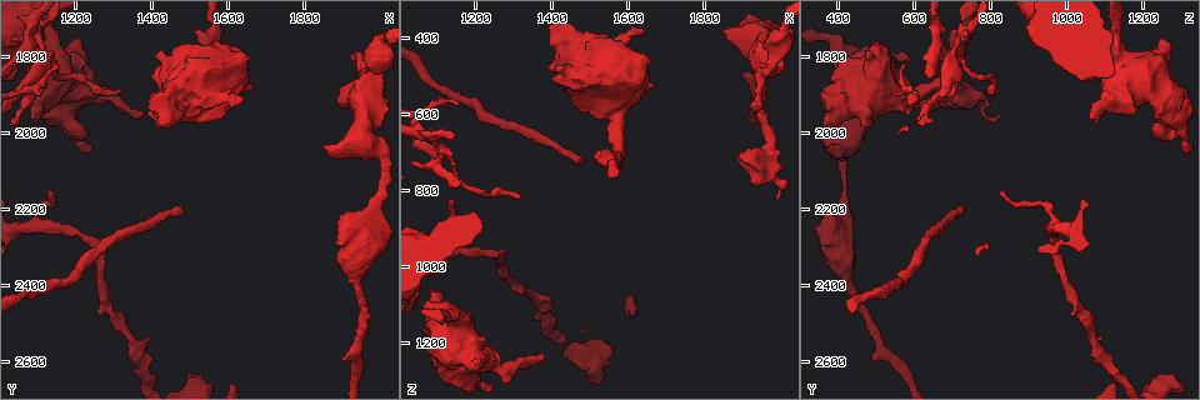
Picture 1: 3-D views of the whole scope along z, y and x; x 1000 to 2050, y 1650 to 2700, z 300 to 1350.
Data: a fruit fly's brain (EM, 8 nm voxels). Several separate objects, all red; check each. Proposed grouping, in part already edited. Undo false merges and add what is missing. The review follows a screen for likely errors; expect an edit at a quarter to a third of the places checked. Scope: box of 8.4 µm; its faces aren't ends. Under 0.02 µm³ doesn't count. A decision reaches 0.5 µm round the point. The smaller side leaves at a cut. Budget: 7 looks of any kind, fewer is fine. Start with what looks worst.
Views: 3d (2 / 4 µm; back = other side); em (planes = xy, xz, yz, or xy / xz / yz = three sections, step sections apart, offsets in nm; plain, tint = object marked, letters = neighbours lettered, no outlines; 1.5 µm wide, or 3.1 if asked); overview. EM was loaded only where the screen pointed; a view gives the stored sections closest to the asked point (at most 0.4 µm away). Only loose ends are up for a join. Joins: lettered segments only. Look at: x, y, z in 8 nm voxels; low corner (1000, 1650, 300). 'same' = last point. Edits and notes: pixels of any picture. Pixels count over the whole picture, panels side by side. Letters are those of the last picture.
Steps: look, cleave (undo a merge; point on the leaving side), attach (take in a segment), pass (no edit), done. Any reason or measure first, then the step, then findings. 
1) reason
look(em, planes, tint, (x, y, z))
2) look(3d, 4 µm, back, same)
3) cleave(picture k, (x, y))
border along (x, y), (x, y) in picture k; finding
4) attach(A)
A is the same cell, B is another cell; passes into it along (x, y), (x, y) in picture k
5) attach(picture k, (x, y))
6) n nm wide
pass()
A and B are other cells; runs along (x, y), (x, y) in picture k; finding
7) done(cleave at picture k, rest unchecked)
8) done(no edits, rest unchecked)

branch stops here
look(3d, 4 µm, back, (1480, 2210, 730))

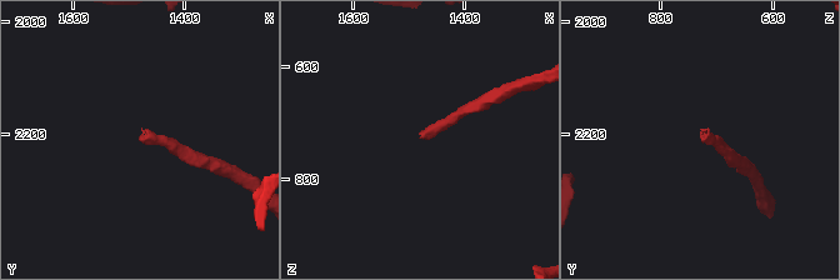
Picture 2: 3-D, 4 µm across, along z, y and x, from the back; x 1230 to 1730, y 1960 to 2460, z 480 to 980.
shape alone is not enough
look(em, xy, step 4, letters, (1475, 2210, 735))

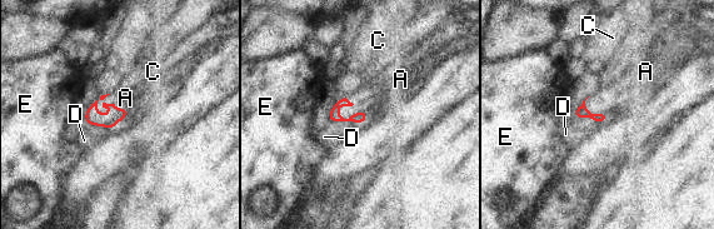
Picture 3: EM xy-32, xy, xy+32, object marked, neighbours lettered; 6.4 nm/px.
cut it another way
look(em, planes, letters, same)

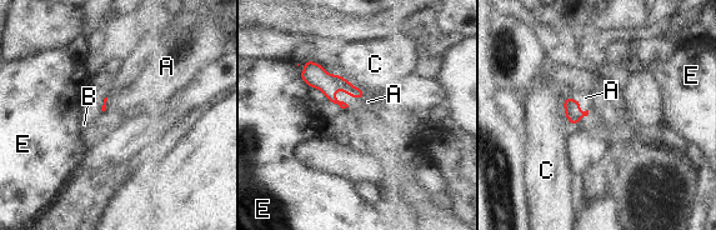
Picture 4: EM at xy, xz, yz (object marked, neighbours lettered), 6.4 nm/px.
attach(A)
A is the same cell, B, C and E are other cells; passes into it along (314, 75), (348, 94), (367, 101) in picture 4; it goes on there

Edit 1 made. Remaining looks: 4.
thin end
look(3d, 2 µm, (1320, 1895, 820))

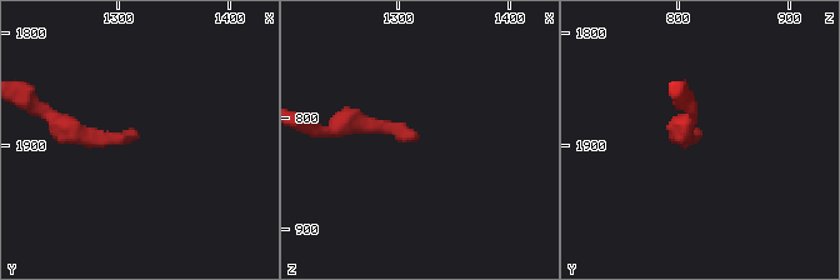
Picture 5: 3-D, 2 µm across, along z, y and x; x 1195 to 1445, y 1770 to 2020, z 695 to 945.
look(em, xz, step 4, letters, (1320, 1892, 820))

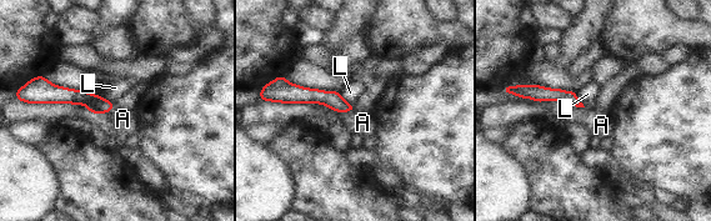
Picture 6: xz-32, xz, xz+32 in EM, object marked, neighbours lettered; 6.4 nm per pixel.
look(em, planes, letters, same)

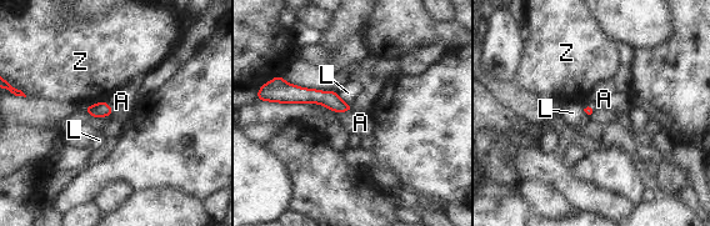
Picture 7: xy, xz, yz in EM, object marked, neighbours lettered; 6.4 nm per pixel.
pass()
A, L and Z are other cells; runs along (279, 98), (319, 96), (348, 108) in picture 7; none of them fits

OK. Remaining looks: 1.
done(attach at picture 4, rest unchecked)

